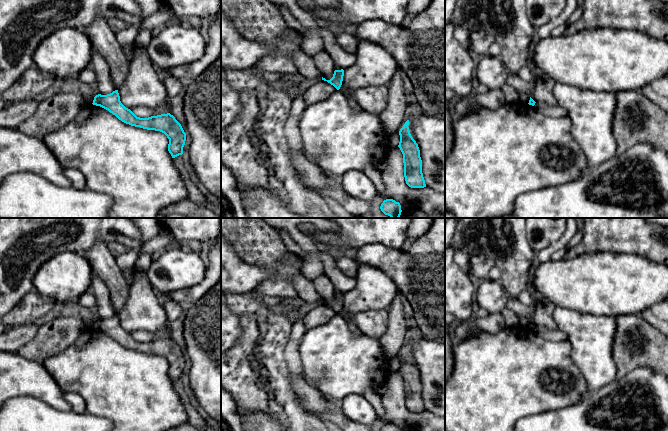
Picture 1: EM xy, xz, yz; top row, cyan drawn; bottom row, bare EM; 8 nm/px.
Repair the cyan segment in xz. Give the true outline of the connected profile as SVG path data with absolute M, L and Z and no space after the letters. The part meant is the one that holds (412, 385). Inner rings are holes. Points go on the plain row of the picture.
M409 344L400 353L400 366L398 369L403 378L405 405L411 412L424 412L426 408L422 397L420 374L410 358L408 349Z

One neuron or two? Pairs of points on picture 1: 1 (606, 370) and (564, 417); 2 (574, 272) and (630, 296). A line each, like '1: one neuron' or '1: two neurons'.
1: two neurons
2: one neuron

